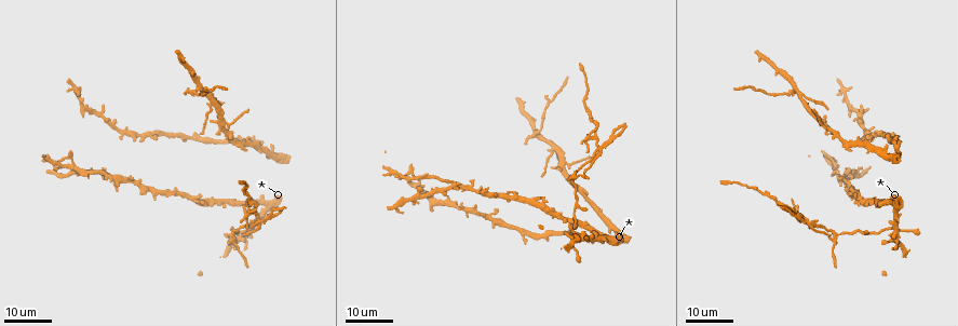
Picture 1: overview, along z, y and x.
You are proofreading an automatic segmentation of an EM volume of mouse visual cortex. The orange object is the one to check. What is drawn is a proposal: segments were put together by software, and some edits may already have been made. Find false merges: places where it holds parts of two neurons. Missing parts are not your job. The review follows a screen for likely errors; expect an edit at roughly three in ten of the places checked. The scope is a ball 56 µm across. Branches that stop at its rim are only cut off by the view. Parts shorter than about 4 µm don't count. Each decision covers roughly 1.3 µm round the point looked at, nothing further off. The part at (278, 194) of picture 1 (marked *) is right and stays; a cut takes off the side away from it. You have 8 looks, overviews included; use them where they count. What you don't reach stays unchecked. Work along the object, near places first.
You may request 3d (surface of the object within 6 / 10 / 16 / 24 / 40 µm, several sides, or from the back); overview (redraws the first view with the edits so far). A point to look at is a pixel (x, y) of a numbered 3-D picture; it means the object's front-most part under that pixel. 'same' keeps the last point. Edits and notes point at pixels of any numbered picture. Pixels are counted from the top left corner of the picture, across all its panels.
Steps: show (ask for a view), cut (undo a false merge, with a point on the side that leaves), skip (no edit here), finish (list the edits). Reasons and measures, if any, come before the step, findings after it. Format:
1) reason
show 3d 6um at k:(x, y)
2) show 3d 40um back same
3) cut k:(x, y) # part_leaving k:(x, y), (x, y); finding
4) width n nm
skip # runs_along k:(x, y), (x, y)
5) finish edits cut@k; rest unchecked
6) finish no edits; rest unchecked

three-way junction
show 3d 24um at 1:(75, 162)

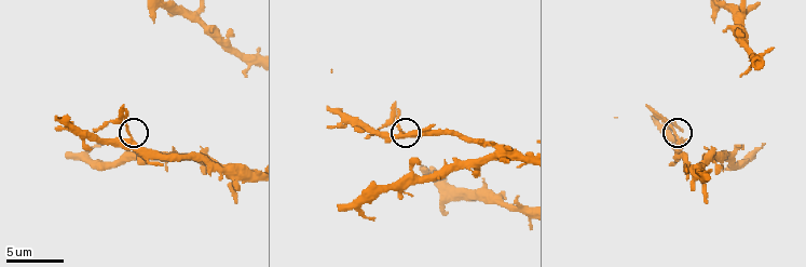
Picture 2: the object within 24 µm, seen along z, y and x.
show 3d 6um at 2:(677, 137)

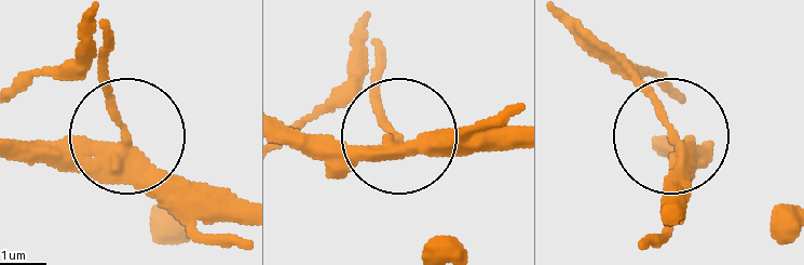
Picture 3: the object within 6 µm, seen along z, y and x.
arms 3
skip # runs_along 3:(673, 203), (677, 133), (584, 32); continuous, no second neuron

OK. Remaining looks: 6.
show 3d 16um at 1:(212, 96)

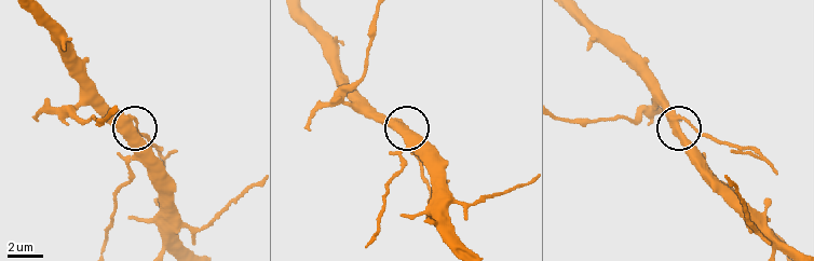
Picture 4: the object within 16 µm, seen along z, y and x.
closer look
show 3d 10um at 4:(136, 118)

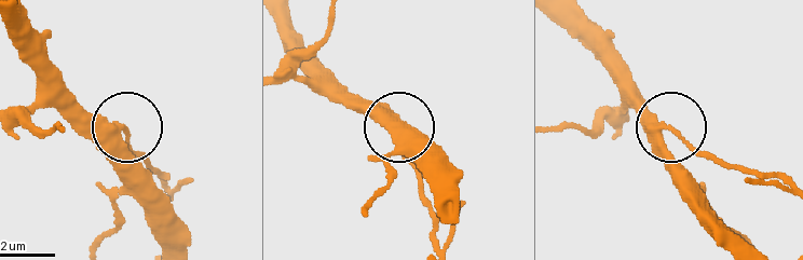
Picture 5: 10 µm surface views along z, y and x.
skip # all the same neuron

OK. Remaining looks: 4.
branch point
show 3d 16um at 1:(225, 124)

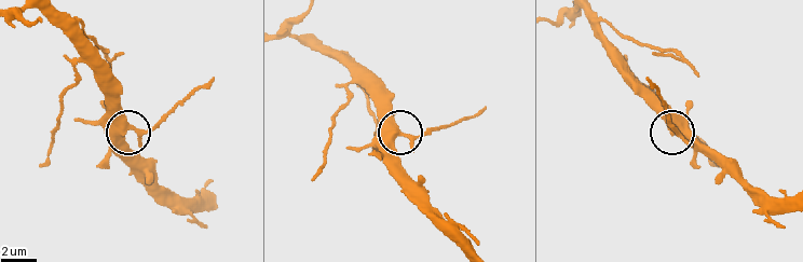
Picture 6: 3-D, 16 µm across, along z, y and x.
show 3d 10um at 6:(399, 134)

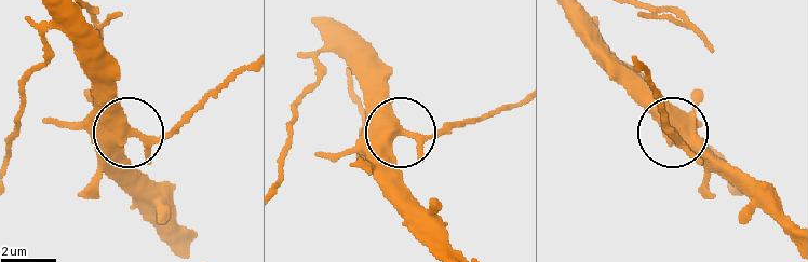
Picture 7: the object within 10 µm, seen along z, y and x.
side_arm 7 um; arms 3
skip # all the same neuron

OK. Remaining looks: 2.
four-way junction
show 3d 16um at 1:(836, 237)

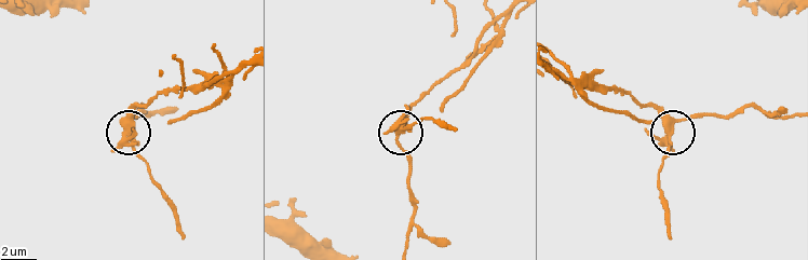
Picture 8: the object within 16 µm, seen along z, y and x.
show 3d 6um at 8:(130, 127)

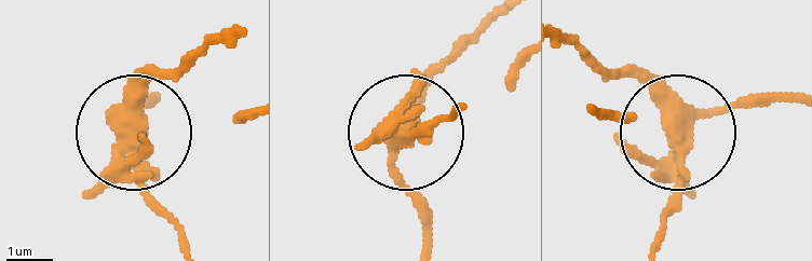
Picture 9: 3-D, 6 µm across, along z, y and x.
side_arm 8 um
cut 9:(147, 76) # part_leaving 9:(679, 121), (637, 83), (559, 44); two neurons meet here

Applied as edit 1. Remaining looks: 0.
finish edits cut@9; rest unchecked

